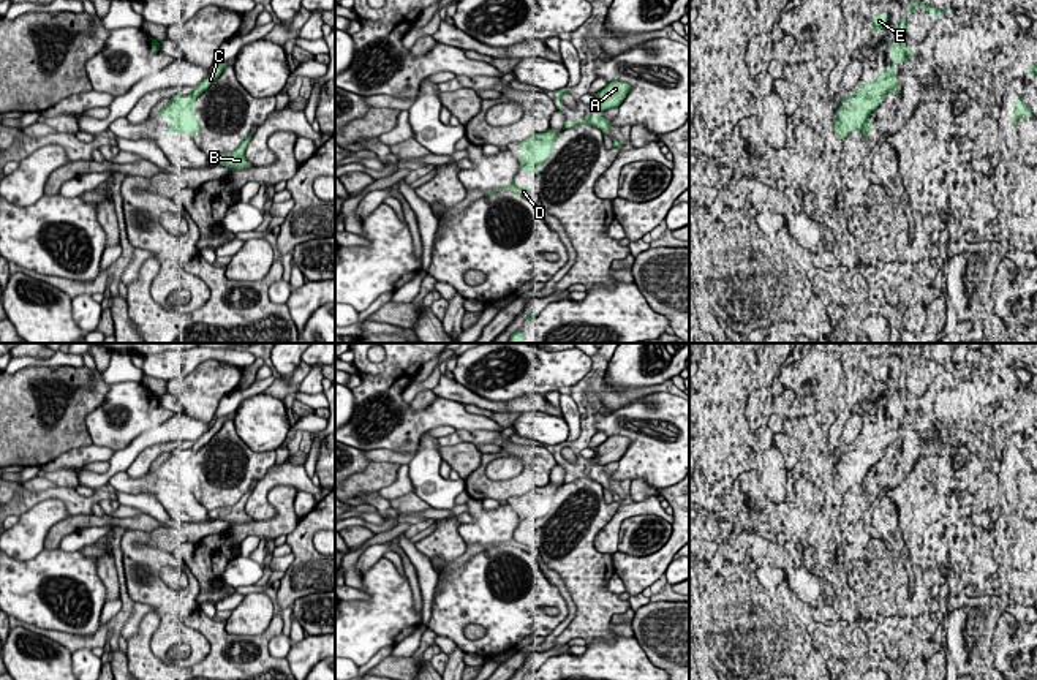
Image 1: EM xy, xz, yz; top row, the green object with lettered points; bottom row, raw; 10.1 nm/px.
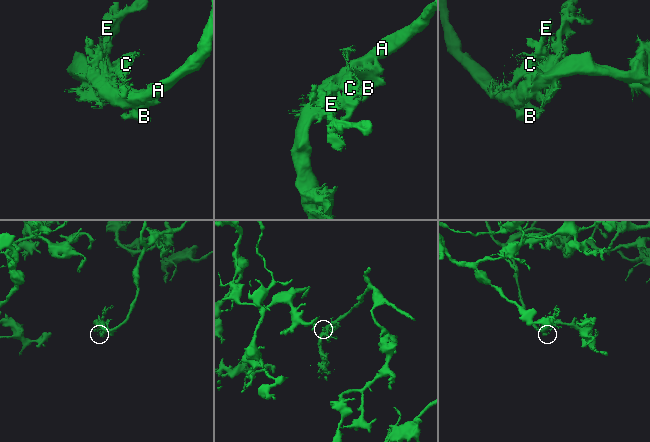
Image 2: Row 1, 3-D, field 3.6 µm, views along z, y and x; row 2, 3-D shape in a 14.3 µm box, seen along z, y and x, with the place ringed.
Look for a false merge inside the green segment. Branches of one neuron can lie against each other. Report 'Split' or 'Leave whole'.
Leave whole

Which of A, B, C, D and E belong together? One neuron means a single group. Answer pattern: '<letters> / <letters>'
A B C D E

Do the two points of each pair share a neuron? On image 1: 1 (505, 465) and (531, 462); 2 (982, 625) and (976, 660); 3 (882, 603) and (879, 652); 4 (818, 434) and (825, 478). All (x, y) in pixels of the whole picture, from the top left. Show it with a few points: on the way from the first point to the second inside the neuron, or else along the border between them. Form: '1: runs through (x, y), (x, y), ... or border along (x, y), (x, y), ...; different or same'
1: border along (524, 462), (508, 479), (486, 473); different
2: runs through (977, 633), (977, 652); same
3: border along (862, 608), (871, 608), (881, 614), (897, 614); different
4: runs through (818, 445), (819, 467); same

